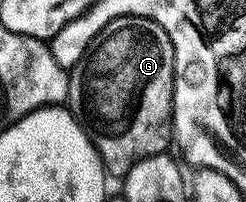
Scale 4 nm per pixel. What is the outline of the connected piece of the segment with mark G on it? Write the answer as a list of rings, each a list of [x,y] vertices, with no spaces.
[[[115,17],[113,21],[107,21],[103,29],[94,37],[93,43],[87,48],[85,55],[69,71],[69,97],[67,106],[73,112],[82,129],[87,133],[87,137],[93,142],[102,165],[105,166],[106,176],[117,178],[117,181],[124,180],[125,174],[139,161],[143,161],[152,155],[162,154],[166,150],[165,146],[171,143],[171,114],[173,103],[173,46],[167,37],[167,33],[155,21],[145,17]]]

